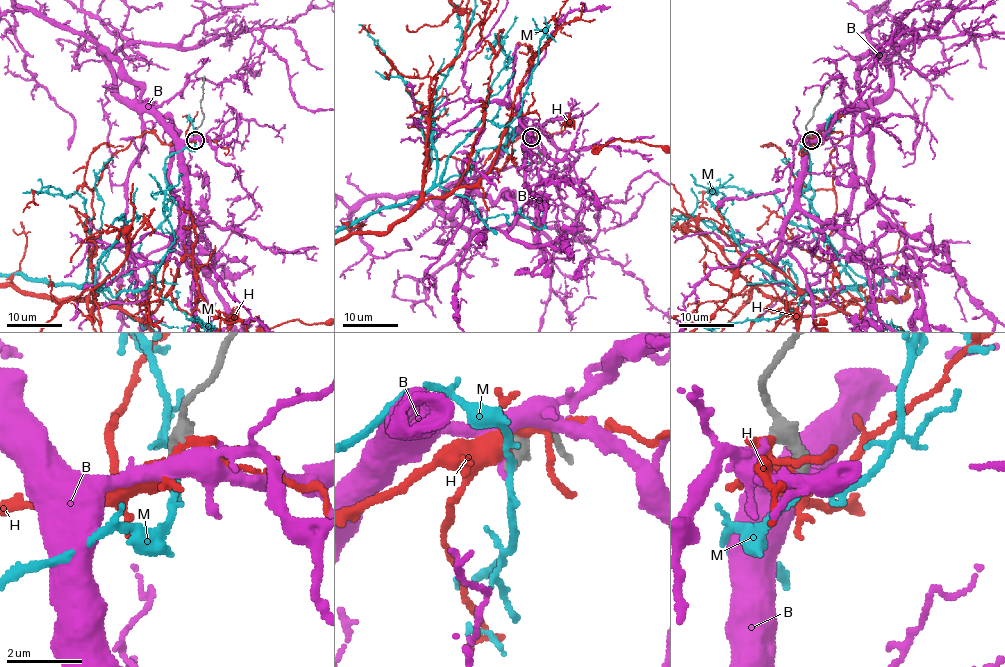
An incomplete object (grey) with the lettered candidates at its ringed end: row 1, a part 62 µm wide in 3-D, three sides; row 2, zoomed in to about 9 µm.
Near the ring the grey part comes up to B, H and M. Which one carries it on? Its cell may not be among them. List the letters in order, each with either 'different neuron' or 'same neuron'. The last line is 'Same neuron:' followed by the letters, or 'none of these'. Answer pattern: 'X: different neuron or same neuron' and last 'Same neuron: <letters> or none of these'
B: different neuron
H: different neuron
M: same neuron
Same neuron: M

